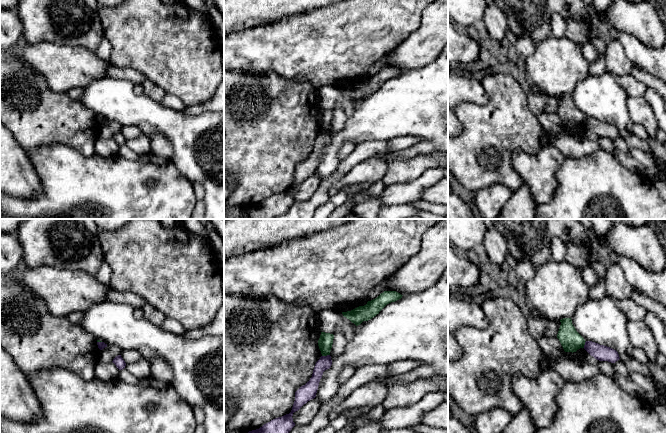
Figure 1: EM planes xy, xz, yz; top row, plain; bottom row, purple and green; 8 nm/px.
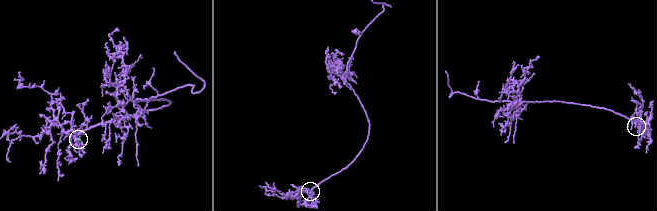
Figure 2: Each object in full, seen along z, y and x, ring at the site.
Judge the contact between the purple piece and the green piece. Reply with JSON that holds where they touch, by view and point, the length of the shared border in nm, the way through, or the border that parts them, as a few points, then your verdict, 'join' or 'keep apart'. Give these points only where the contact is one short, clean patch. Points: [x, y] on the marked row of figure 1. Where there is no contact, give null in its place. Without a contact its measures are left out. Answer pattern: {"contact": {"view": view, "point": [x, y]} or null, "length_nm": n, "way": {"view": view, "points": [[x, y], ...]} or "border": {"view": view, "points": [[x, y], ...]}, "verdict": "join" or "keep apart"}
{"contact": {"view": "xz", "point": [325, 356]}, "length_nm": 70, "border": {"view": "xz", "points": [[329, 354], [322, 356]]}, "verdict": "keep apart"}

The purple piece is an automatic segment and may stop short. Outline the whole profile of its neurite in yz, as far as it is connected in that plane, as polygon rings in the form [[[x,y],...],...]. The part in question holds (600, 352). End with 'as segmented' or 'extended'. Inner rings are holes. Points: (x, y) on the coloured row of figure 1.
[[[586,341],[584,349],[591,356],[593,356],[595,359],[599,361],[608,361],[611,363],[615,363],[620,359],[619,354],[616,350],[592,341]]] | as segmented

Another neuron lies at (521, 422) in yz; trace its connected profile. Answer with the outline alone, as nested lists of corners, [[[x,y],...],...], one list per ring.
[[[523,408],[512,417],[502,433],[537,433],[537,429],[532,422],[528,410]]]

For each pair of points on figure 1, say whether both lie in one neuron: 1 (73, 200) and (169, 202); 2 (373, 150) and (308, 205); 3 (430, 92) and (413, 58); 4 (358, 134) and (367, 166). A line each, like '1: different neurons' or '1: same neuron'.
1: same neuron
2: same neuron
3: different neurons
4: different neurons

